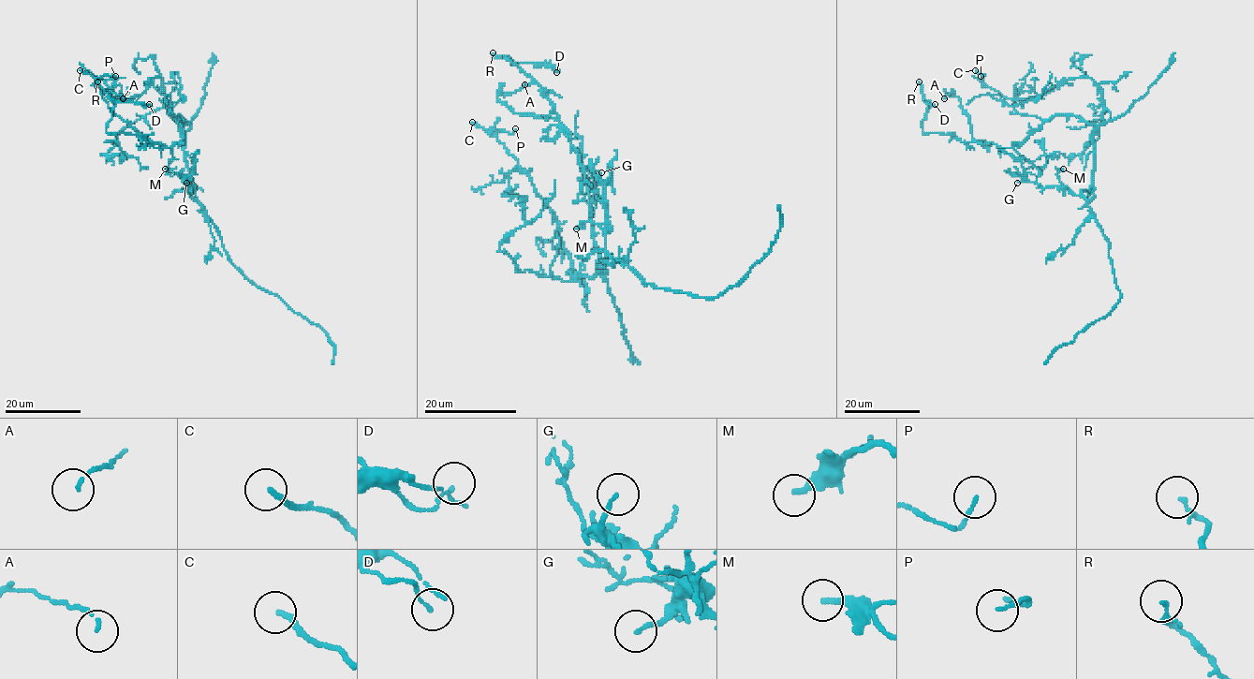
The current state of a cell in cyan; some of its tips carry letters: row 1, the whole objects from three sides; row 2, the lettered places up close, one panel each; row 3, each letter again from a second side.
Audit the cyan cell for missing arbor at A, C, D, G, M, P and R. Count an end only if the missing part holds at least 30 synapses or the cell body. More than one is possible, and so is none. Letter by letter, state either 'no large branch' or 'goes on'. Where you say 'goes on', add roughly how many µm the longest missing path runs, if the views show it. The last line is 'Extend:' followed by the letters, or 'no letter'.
A: no large branch
C: no large branch
D: no large branch
G: no large branch
M: no large branch
P: no large branch
R: no large branch
Extend: no letter

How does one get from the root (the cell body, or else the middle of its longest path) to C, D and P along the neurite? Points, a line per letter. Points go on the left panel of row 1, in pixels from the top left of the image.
C: (184, 147), (184, 127), (168, 111), (160, 77), (154, 78), (141, 94), (119, 100), (80, 70)
D: (184, 147), (190, 126), (180, 115), (182, 140), (171, 147), (107, 131), (118, 102), (149, 104)
P: (184, 147), (184, 127), (168, 111), (162, 79), (119, 100), (96, 82), (115, 76)

